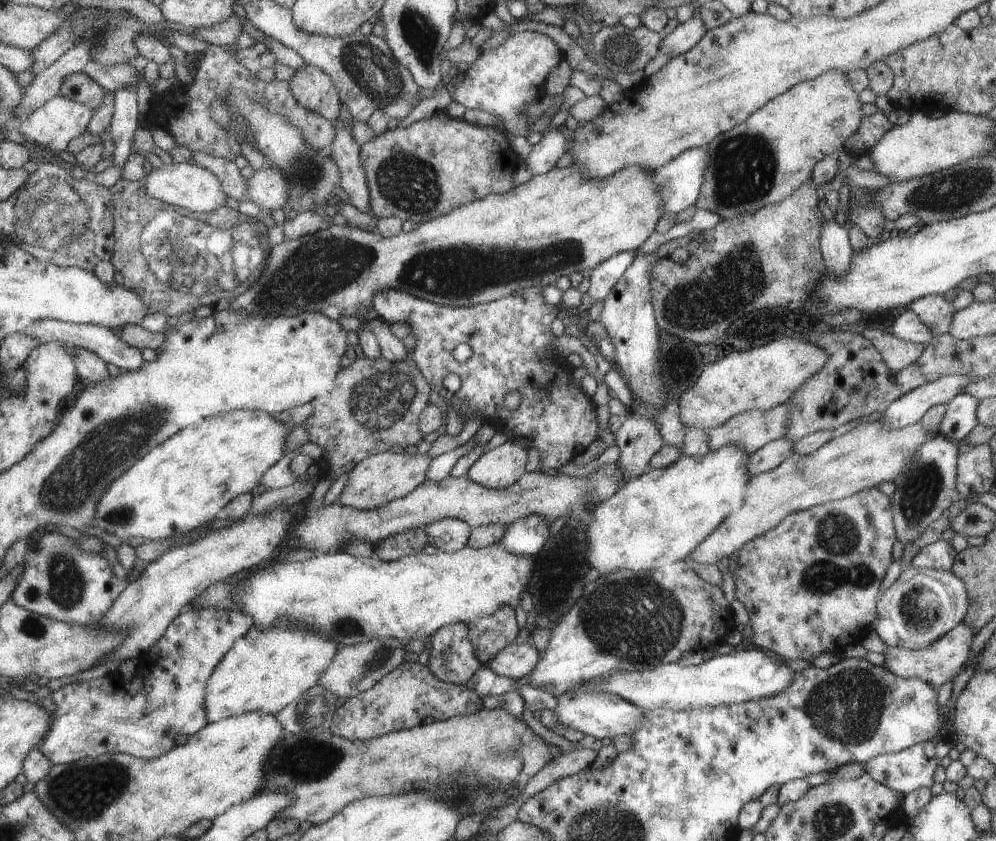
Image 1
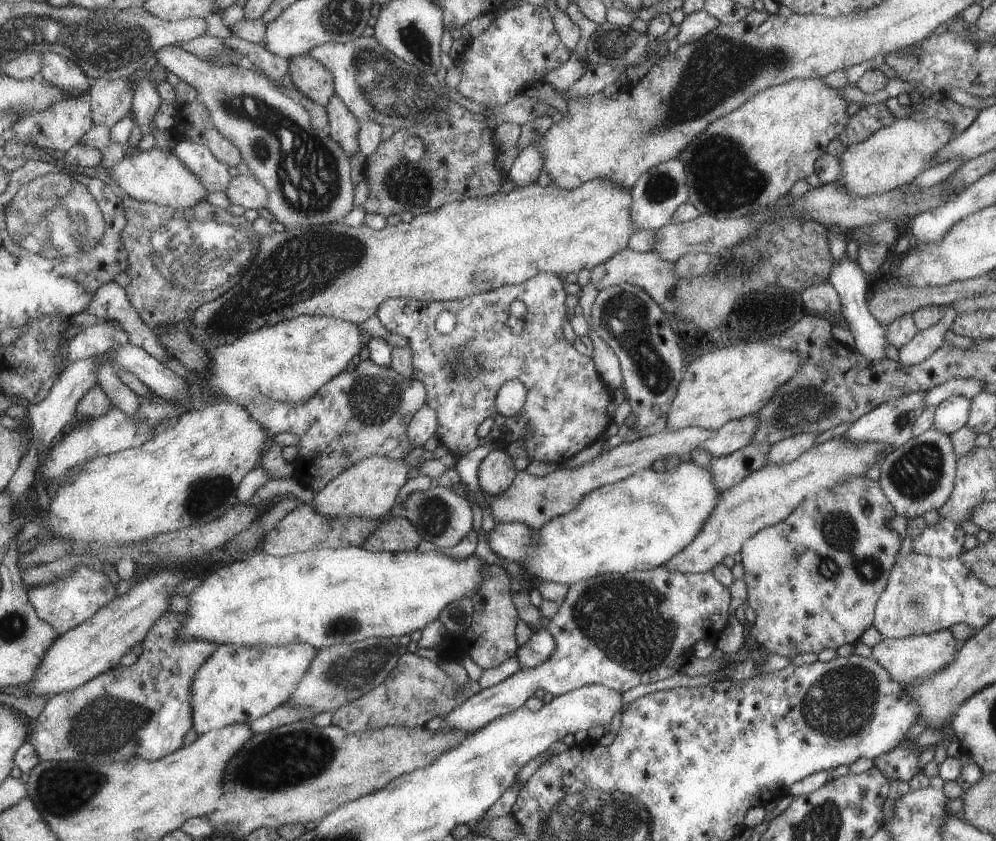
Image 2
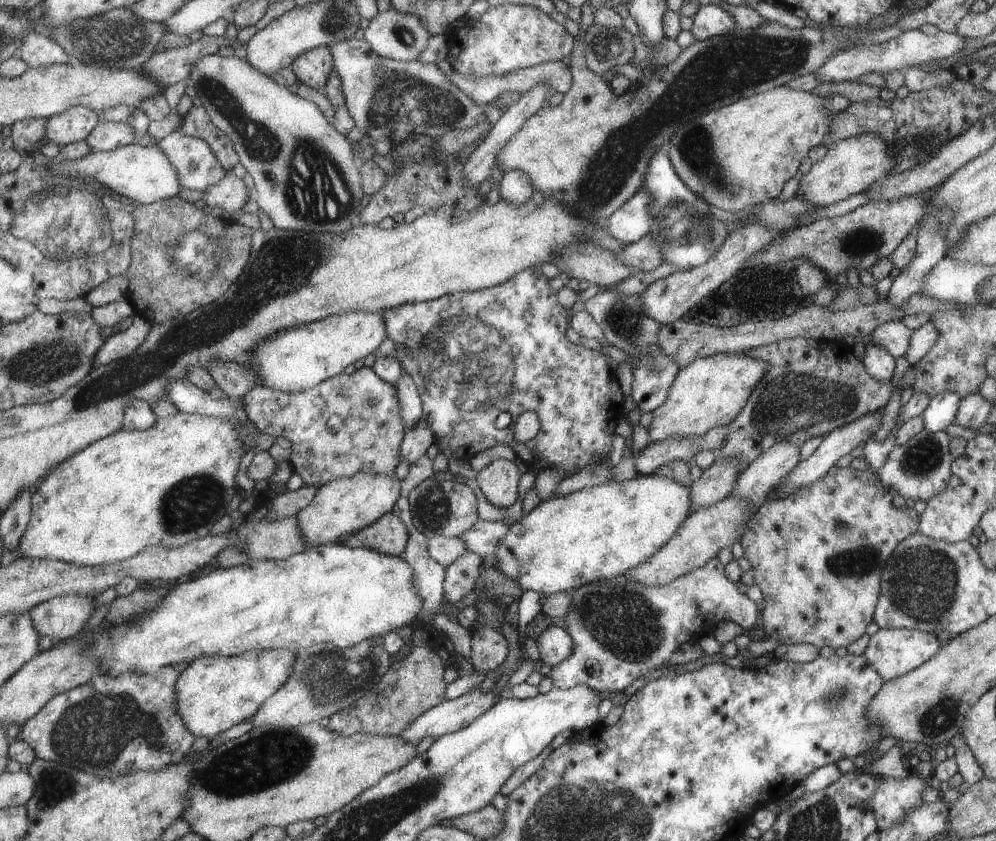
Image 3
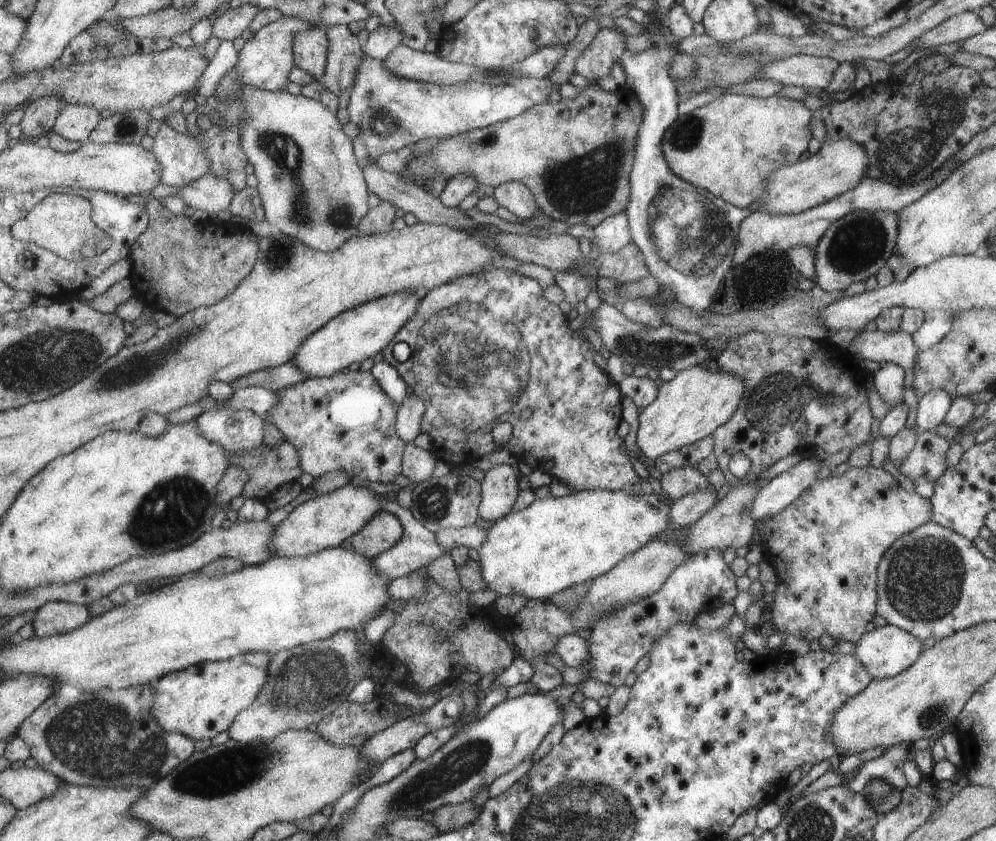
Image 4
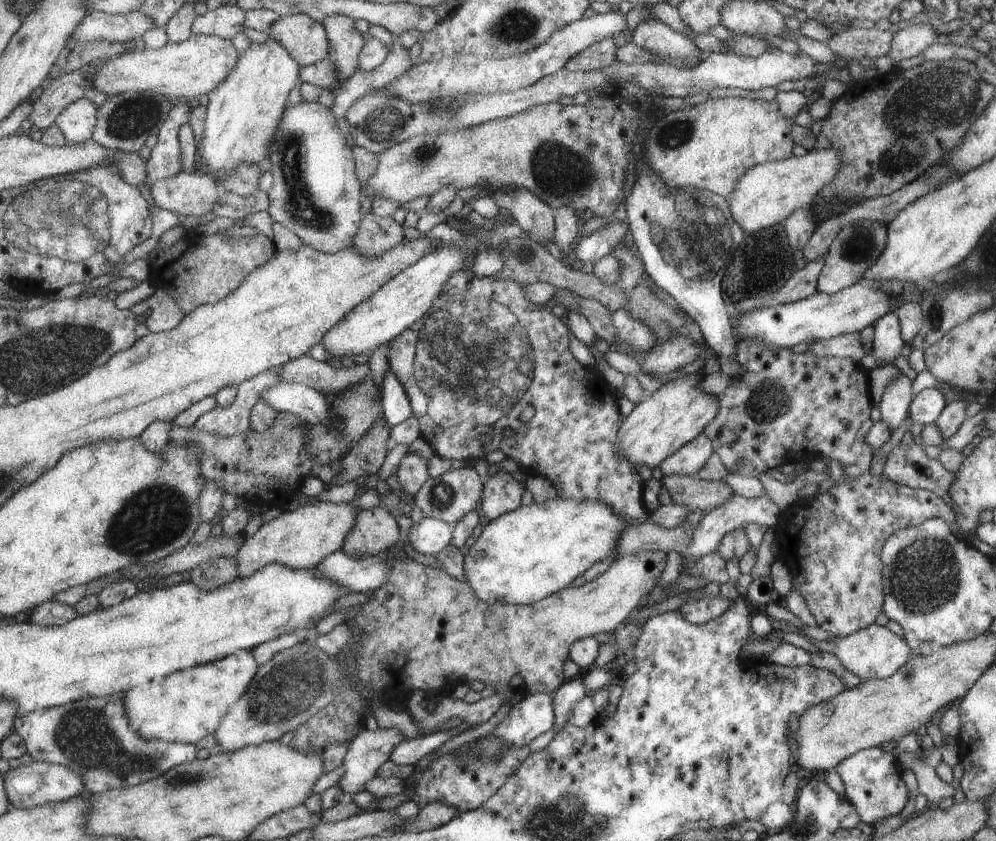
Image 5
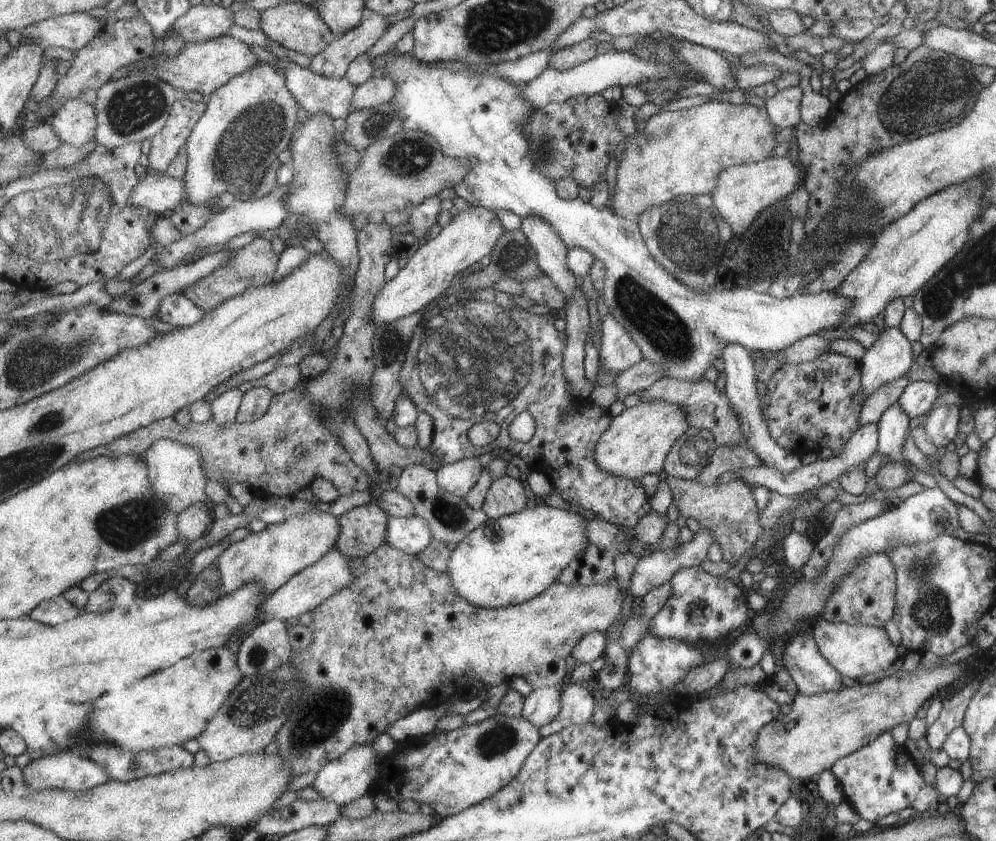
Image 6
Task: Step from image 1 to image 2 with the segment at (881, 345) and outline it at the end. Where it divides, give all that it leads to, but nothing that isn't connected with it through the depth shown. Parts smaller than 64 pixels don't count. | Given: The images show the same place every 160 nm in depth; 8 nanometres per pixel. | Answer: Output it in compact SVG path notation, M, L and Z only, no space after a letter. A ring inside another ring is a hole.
M947 308L933 326L915 332L915 335L905 346L901 346L897 350L897 356L899 356L898 362L904 366L908 366L926 360L931 355L931 352L935 352L935 350L942 346L945 331L950 328L955 316L955 310Z

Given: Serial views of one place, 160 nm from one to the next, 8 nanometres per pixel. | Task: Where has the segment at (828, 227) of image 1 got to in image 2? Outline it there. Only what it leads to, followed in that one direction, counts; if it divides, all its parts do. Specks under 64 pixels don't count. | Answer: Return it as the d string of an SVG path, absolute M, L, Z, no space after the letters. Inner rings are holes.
M843 256L839 262L834 262L828 276L829 284L835 288L840 301L840 314L847 328L853 336L855 347L858 352L867 358L867 360L883 360L885 358L885 338L884 327L880 326L880 322L871 317L866 306L865 294L867 294L867 282L865 282L865 274L861 271L858 264L850 260L847 256Z

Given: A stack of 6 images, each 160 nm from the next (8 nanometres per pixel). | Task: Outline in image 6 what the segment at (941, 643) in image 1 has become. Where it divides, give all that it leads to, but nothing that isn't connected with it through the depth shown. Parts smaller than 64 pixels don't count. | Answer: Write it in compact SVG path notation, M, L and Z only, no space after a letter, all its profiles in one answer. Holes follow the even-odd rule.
M819 616L811 626L811 636L818 648L819 654L839 675L852 679L859 679L865 674L885 670L895 658L897 650L891 645L883 628L849 625L843 622L826 622Z

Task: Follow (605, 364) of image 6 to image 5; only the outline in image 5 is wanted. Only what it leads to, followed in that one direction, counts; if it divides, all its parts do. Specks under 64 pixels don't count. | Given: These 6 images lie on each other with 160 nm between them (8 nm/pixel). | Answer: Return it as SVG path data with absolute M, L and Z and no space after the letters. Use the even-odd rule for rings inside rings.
M623 307L611 312L611 324L613 324L613 344L610 349L621 352L623 348L633 350L633 354L649 352L656 344L653 332L639 320L633 320Z

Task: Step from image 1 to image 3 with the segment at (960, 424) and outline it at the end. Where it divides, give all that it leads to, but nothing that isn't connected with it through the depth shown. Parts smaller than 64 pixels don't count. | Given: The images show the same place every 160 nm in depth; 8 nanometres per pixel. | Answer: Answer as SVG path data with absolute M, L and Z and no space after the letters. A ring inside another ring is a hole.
M941 391L934 394L926 409L920 414L924 430L932 433L944 431L954 422L960 402L961 397L953 391Z

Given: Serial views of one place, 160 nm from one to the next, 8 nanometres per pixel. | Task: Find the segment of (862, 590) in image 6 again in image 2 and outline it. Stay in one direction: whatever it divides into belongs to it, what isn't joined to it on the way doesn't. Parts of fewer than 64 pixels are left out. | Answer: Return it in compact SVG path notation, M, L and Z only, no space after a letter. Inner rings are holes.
M851 476L847 482L835 484L835 487L829 488L829 490L825 488L822 492L817 492L815 496L803 500L803 503L799 504L799 507L796 507L795 511L791 512L791 515L788 515L786 519L779 520L779 523L771 524L760 532L755 532L754 536L742 544L740 556L744 570L742 580L747 586L746 604L755 611L756 616L750 634L764 652L785 656L789 659L804 652L813 652L817 655L823 649L836 650L841 644L853 645L853 642L861 636L861 632L867 626L872 626L873 606L889 582L889 570L894 567L893 560L899 550L899 536L895 530L891 530L887 526L887 522L893 518L893 514L895 514L894 506L887 500L878 482L864 476Z

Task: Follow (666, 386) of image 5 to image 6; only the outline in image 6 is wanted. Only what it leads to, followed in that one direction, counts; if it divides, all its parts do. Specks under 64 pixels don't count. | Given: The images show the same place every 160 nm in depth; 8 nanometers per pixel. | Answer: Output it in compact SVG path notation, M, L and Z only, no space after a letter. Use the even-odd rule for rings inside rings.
M651 400L624 409L611 420L594 449L594 462L598 468L621 480L641 480L644 475L657 475L663 468L671 444L687 430L686 416L681 408L667 402Z

